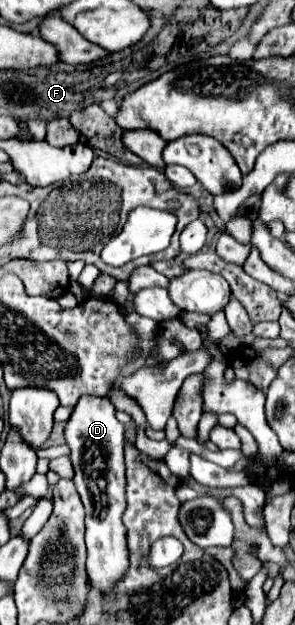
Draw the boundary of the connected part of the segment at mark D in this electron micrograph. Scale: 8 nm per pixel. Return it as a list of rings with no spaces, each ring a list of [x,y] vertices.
[[[83,396],[75,412],[65,426],[65,440],[71,448],[71,460],[75,466],[75,486],[85,506],[85,544],[87,544],[87,572],[93,584],[101,590],[109,590],[125,574],[129,566],[125,546],[125,526],[121,516],[125,512],[125,426],[115,418],[115,408],[107,398]]]

